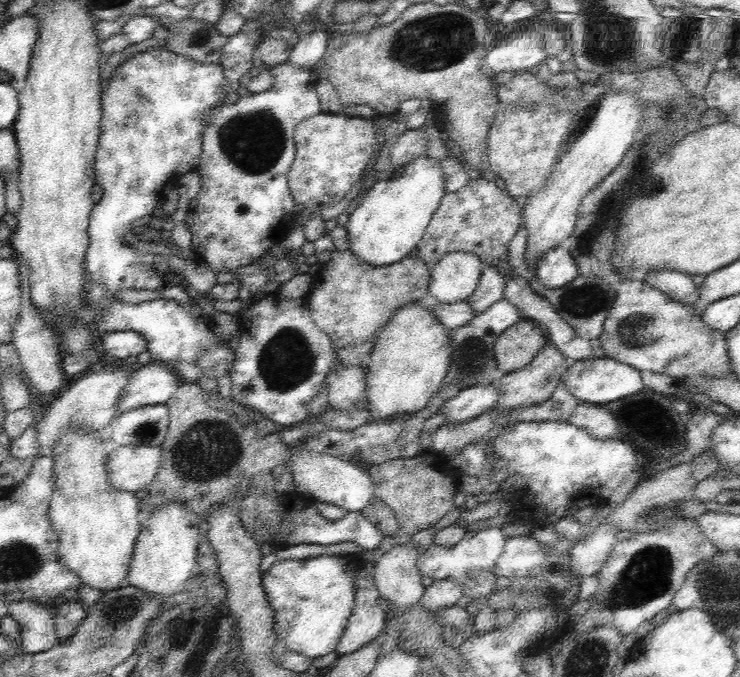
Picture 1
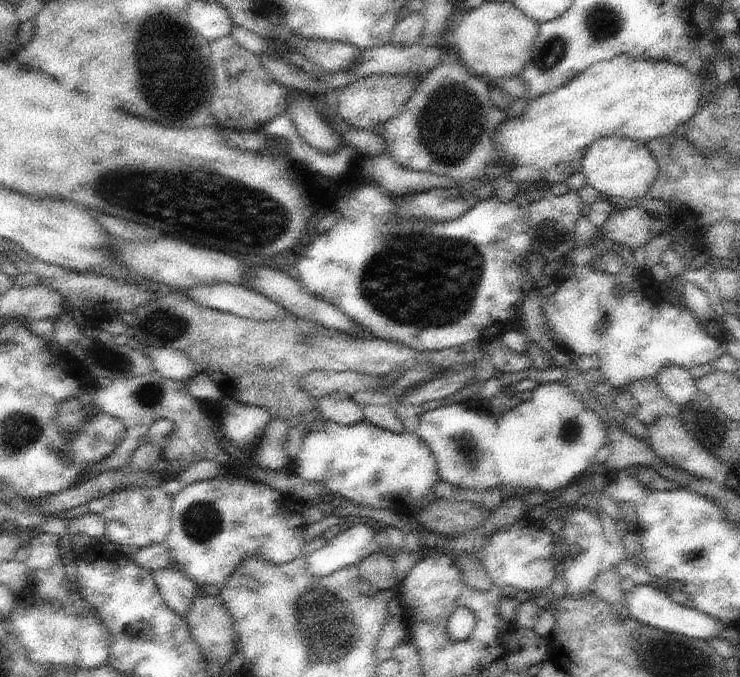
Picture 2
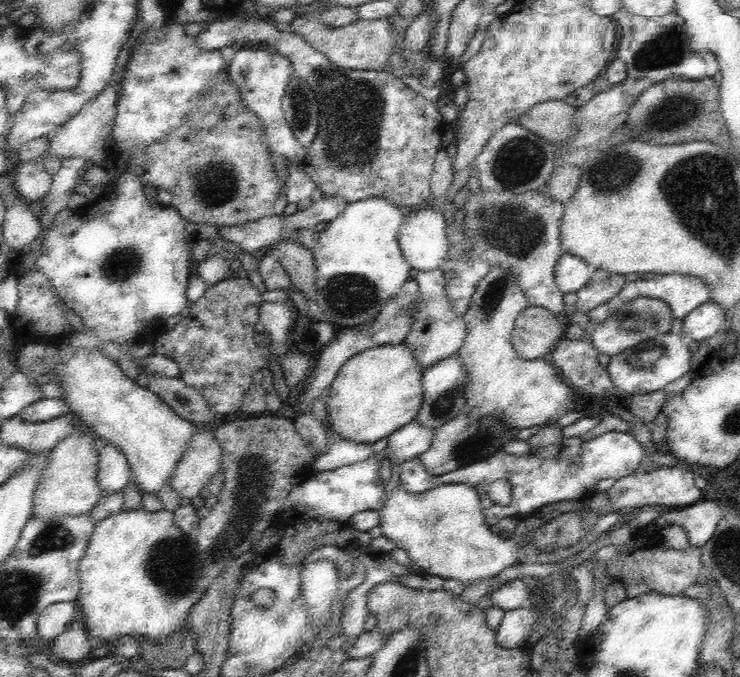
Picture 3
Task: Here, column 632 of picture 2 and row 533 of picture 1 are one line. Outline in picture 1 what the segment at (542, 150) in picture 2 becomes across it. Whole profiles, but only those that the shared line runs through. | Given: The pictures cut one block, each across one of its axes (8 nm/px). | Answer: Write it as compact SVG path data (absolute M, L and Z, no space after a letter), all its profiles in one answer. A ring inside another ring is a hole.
M68 432L64 434L53 449L48 450L53 458L55 489L49 502L49 519L57 532L59 561L81 578L81 584L101 591L111 591L127 584L127 576L135 549L135 542L140 534L140 501L135 493L116 490L106 475L106 456L108 440L102 440L92 432Z

